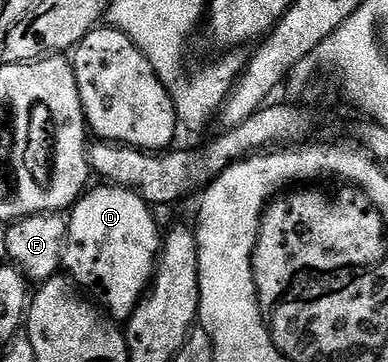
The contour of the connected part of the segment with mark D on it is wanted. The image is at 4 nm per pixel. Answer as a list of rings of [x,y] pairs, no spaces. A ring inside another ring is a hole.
[[[99,186],[85,190],[67,212],[68,232],[60,265],[67,278],[71,279],[81,292],[91,296],[113,320],[126,321],[144,298],[144,292],[152,286],[156,261],[160,258],[162,230],[160,231],[155,217],[152,216],[153,208],[137,191],[133,191],[131,187]]]

